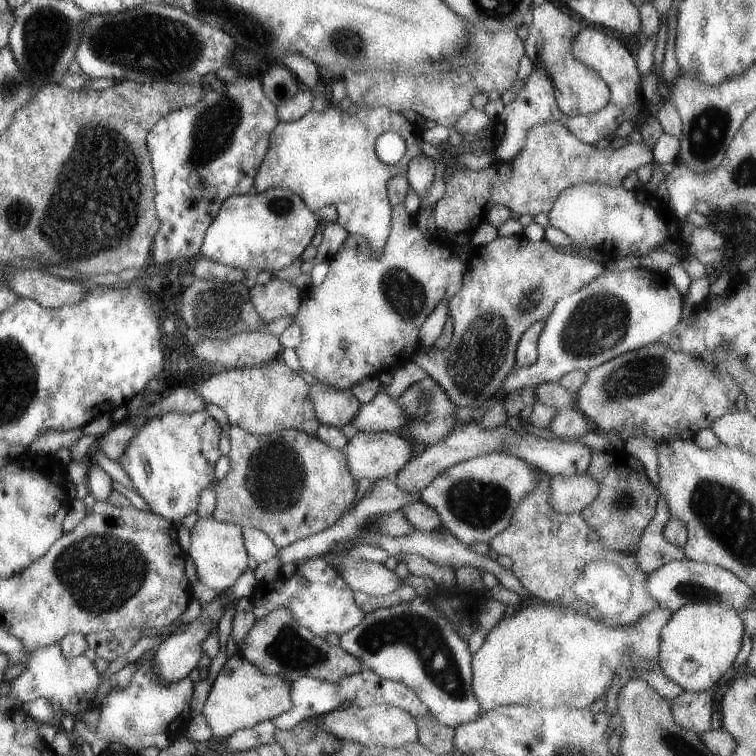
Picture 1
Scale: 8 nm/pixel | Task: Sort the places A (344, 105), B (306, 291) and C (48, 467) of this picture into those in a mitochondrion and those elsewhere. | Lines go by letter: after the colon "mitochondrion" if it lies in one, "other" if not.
A: other
B: other
C: other

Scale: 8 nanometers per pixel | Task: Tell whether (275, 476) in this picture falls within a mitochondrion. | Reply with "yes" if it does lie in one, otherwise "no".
yes

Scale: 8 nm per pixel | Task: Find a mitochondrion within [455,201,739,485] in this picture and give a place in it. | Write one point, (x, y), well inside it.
(598, 322)

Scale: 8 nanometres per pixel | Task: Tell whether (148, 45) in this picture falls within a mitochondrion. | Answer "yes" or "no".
yes

